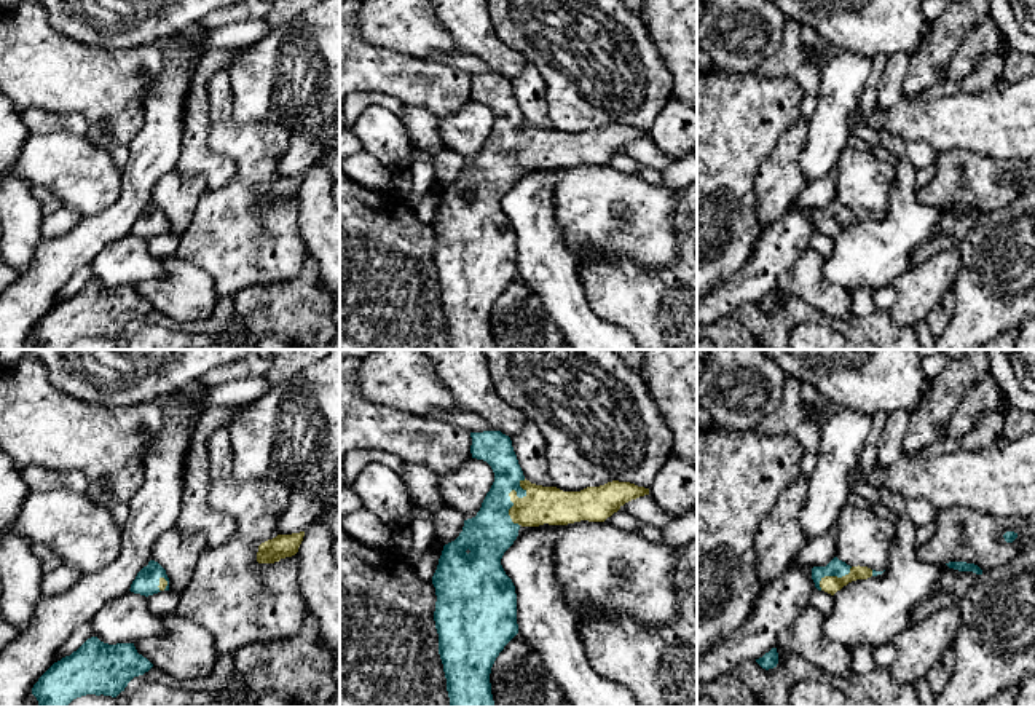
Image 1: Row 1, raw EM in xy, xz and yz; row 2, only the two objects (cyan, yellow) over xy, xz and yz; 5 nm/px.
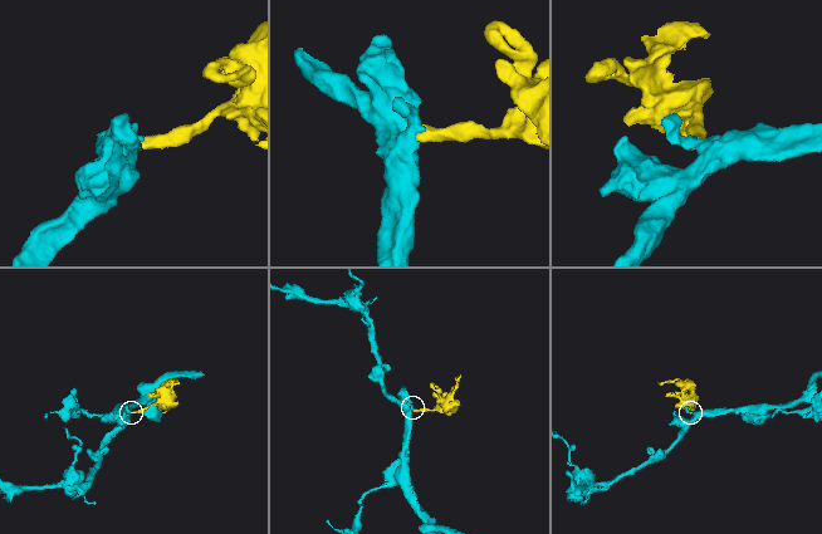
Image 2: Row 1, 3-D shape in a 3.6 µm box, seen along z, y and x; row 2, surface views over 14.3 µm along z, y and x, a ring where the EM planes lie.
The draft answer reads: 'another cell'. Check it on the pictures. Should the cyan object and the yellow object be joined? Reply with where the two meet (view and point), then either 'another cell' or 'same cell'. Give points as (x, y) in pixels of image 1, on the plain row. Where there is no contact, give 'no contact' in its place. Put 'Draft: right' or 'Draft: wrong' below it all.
xz (509, 134) | same cell
Draft: wrong

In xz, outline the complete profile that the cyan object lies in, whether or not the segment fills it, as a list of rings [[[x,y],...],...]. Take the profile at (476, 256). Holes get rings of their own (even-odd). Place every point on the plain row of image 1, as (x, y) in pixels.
[[[501,73],[470,75],[472,101],[486,104],[494,124],[475,160],[464,163],[459,179],[445,187],[432,219],[435,230],[434,263],[439,297],[451,350],[494,350],[490,316],[504,289],[518,276],[517,236],[501,201],[521,169],[568,168],[580,163],[604,164],[625,145],[649,137],[649,131],[612,123],[580,134],[563,134],[525,121],[509,78]]]

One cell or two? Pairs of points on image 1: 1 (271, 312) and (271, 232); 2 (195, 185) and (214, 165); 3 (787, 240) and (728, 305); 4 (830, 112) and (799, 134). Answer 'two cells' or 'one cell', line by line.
1: two cells
2: two cells
3: one cell
4: two cells

